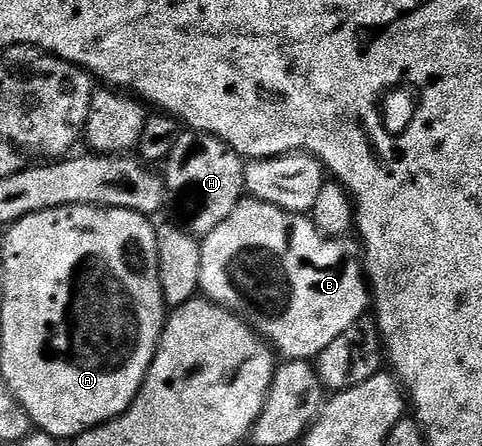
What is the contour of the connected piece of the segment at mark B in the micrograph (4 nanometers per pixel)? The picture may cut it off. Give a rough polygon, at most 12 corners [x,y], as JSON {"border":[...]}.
{"border":[[246,196],[201,241],[200,292],[316,359],[366,316],[356,240]]}

